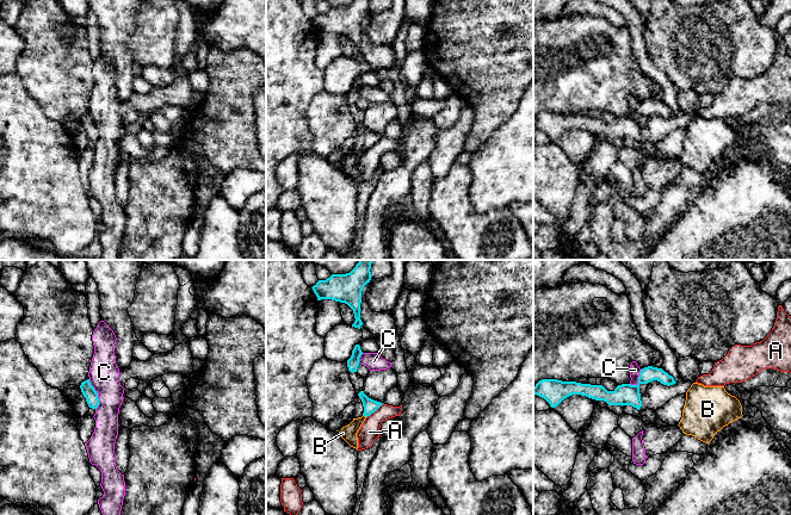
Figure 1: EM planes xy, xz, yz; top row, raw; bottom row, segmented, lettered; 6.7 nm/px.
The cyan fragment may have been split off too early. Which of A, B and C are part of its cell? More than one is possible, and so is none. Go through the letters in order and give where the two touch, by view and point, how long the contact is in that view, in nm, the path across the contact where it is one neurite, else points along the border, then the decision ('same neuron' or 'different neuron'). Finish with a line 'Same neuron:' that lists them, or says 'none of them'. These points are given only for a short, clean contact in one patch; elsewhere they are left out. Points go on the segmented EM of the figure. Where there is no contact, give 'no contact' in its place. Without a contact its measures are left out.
A: contact xz (375, 410); length 160 nm; border xz (383, 403), (366, 417); different neuron
B: contact xz (364, 415); length 40 nm; border xz (363, 414), (365, 417); different neuron
C: contact xy (97, 395); length 220 nm; border xy (88, 379), (98, 398), (98, 407), (96, 409); different neuron
Same neuron: none of them

